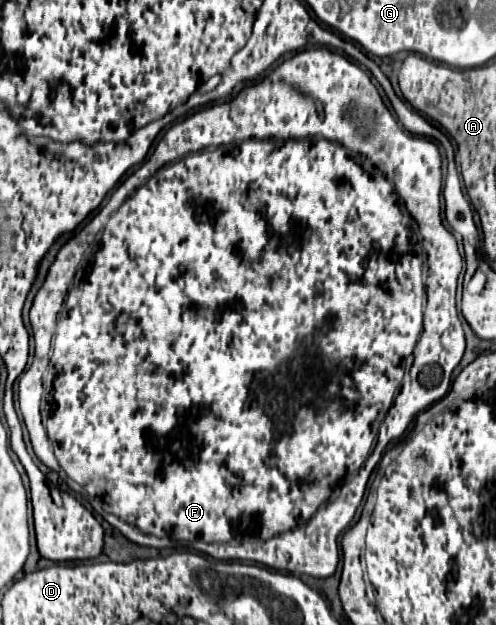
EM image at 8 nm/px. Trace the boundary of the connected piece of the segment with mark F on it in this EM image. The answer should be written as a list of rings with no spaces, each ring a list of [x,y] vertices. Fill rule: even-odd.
[[[312,47],[296,53],[294,57],[290,57],[282,65],[278,65],[272,73],[268,73],[262,81],[244,87],[230,101],[216,103],[216,105],[212,105],[212,107],[208,107],[204,111],[198,111],[198,113],[186,117],[182,123],[176,123],[174,127],[170,127],[164,133],[164,137],[156,145],[152,157],[138,171],[134,171],[124,183],[118,185],[118,189],[112,193],[112,197],[106,203],[106,207],[102,207],[96,213],[96,217],[90,221],[92,223],[92,235],[88,235],[86,239],[88,239],[88,243],[92,241],[92,255],[90,255],[90,245],[88,245],[88,251],[84,251],[83,246],[76,247],[78,243],[80,245],[86,245],[84,243],[86,239],[80,239],[78,233],[74,233],[74,237],[68,241],[68,243],[72,243],[72,246],[66,247],[66,245],[62,245],[62,249],[58,251],[54,263],[48,269],[46,281],[42,283],[40,291],[34,297],[34,305],[30,309],[30,327],[32,327],[32,335],[34,335],[34,341],[36,341],[36,351],[34,351],[34,361],[32,361],[30,369],[26,373],[22,373],[22,377],[20,377],[18,393],[20,393],[20,411],[22,411],[22,417],[24,417],[24,423],[26,423],[26,429],[28,429],[28,435],[30,435],[30,441],[32,441],[32,447],[34,447],[36,457],[46,467],[50,467],[52,471],[60,473],[66,479],[66,483],[70,485],[70,489],[74,489],[78,495],[82,495],[92,505],[92,509],[98,515],[102,515],[126,539],[130,539],[130,541],[134,541],[138,545],[158,547],[158,549],[162,549],[162,547],[164,549],[174,549],[180,541],[190,541],[192,549],[196,549],[200,553],[206,553],[206,555],[210,555],[214,559],[226,559],[226,561],[228,559],[240,559],[240,561],[246,559],[246,561],[262,563],[262,565],[266,565],[270,569],[276,569],[276,571],[304,573],[304,575],[312,575],[312,577],[320,577],[320,579],[330,577],[336,571],[338,559],[340,559],[338,557],[340,555],[338,553],[338,539],[344,533],[344,529],[348,529],[348,525],[352,523],[352,519],[356,515],[356,509],[362,503],[362,497],[364,497],[364,491],[366,491],[366,483],[370,479],[370,473],[378,465],[378,461],[380,461],[386,445],[392,439],[398,439],[406,431],[406,427],[410,425],[410,421],[412,421],[412,417],[416,413],[424,411],[426,407],[430,407],[434,401],[442,399],[448,393],[448,389],[450,389],[450,375],[456,369],[456,365],[460,363],[460,359],[464,355],[464,349],[466,349],[464,329],[462,329],[462,323],[458,319],[456,304],[457,279],[460,271],[462,271],[462,267],[464,267],[464,261],[462,261],[462,257],[458,253],[458,245],[456,245],[454,235],[442,225],[442,217],[440,217],[440,189],[442,189],[442,159],[440,159],[438,147],[430,139],[424,139],[424,137],[414,135],[407,130],[404,131],[403,126],[397,119],[394,119],[392,113],[388,111],[388,107],[384,105],[384,101],[382,101],[378,89],[374,87],[374,83],[370,81],[370,77],[360,67],[356,67],[354,63],[350,63],[344,55],[340,55],[340,53],[334,51],[332,53],[326,47]],[[362,107],[376,111],[374,123],[370,123],[370,129],[366,129],[366,131],[360,129],[364,125],[358,121],[358,117],[354,119],[354,115],[352,115],[358,109],[362,111]],[[414,235],[422,235],[422,241],[424,243],[430,241],[430,253],[426,251],[425,265],[420,260],[420,256],[414,254],[413,250],[408,250],[410,249],[410,245],[412,245],[412,241],[414,241]]]

